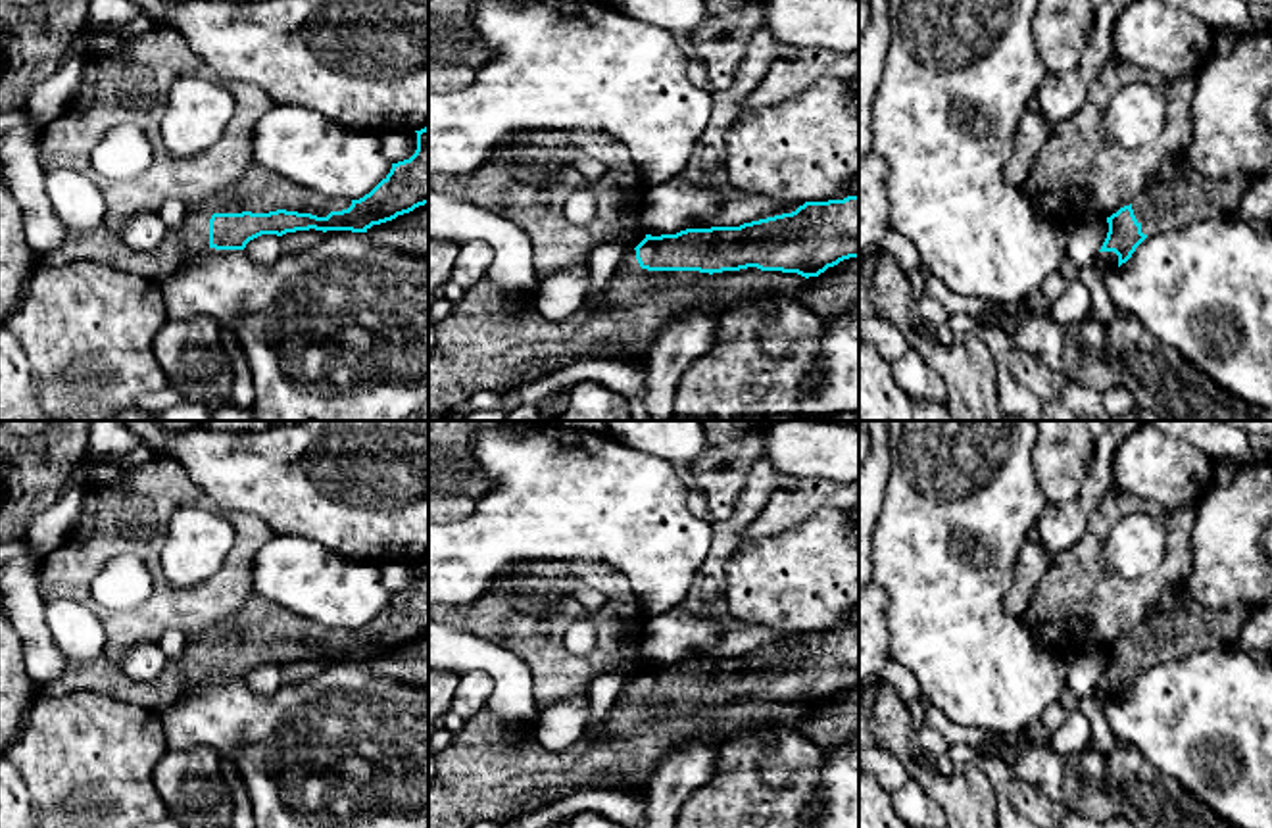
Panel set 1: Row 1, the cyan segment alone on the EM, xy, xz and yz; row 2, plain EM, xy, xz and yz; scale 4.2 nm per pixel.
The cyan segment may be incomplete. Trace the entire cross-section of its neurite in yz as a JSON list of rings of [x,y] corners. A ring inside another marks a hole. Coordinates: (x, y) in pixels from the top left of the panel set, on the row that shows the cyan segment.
[[[1186,152],[1166,156],[1147,188],[1130,206],[1107,217],[1109,232],[1097,263],[1113,273],[1151,234],[1235,215],[1251,183],[1245,173],[1207,179],[1189,165]]]

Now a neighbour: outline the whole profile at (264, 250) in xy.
[[[261,234],[246,244],[250,259],[261,267],[273,267],[282,254],[282,242],[277,234]]]

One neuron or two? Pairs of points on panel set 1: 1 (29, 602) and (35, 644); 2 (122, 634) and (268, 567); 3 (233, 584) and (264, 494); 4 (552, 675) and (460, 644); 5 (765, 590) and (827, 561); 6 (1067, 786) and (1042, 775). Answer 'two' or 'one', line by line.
1: one
2: two
3: two
4: two
5: one
6: one

